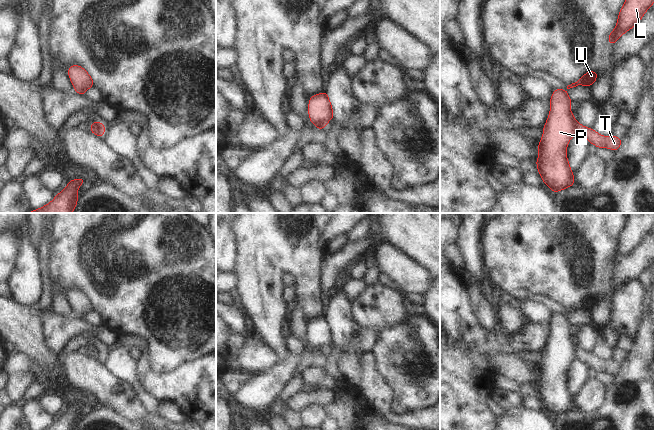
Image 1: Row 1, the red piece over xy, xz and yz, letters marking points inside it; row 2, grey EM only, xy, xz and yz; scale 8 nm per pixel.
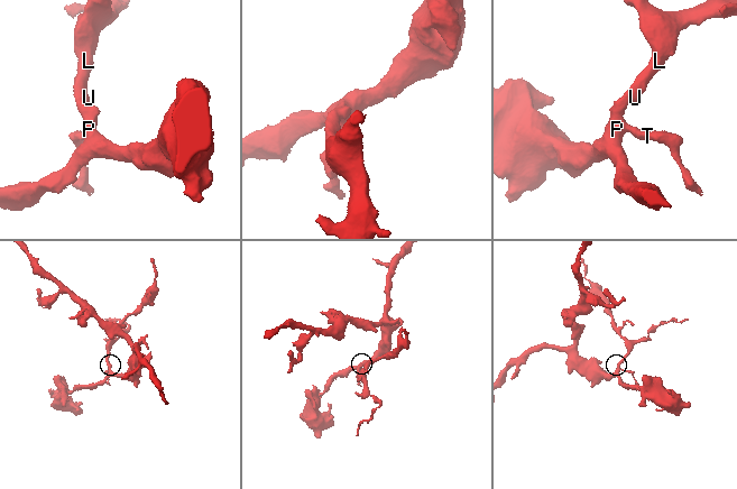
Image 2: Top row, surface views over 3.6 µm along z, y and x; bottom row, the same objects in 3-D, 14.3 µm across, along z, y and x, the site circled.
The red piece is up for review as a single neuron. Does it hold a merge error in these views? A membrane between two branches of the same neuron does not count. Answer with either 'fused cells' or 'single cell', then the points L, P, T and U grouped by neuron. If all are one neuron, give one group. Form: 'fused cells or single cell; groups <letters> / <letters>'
fused cells; groups L P U / T

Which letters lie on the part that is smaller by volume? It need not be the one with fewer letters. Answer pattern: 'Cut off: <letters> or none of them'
Cut off: T.

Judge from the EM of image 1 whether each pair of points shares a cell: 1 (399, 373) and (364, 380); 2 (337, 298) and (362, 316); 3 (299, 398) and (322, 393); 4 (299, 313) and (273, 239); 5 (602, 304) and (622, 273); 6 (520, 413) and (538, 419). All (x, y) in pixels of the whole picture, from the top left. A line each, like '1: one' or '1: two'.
1: two
2: two
3: one
4: two
5: one
6: one

